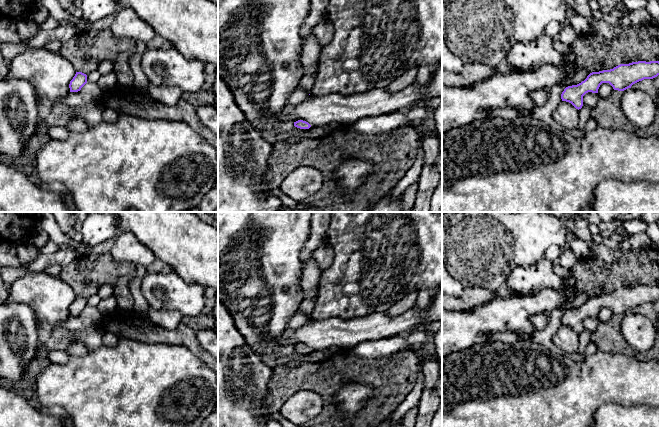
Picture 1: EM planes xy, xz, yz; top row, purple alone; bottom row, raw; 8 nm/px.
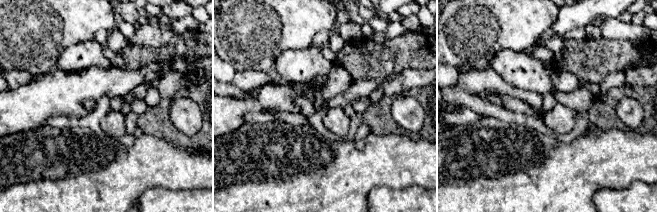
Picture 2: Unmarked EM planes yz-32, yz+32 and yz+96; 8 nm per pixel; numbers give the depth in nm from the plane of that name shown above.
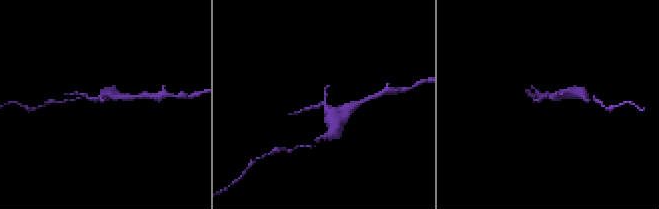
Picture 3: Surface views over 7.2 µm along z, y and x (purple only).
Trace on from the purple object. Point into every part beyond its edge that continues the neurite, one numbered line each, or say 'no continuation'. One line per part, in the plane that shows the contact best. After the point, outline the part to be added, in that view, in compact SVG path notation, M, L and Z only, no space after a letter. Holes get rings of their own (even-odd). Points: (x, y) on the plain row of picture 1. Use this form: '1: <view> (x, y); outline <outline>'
no continuation

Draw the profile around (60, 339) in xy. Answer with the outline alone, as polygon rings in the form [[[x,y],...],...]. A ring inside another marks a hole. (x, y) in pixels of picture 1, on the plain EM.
[[[94,326],[85,330],[71,331],[62,327],[53,329],[48,340],[43,344],[48,352],[67,350],[74,343],[82,343],[88,351],[98,349],[103,345],[104,331]]]

